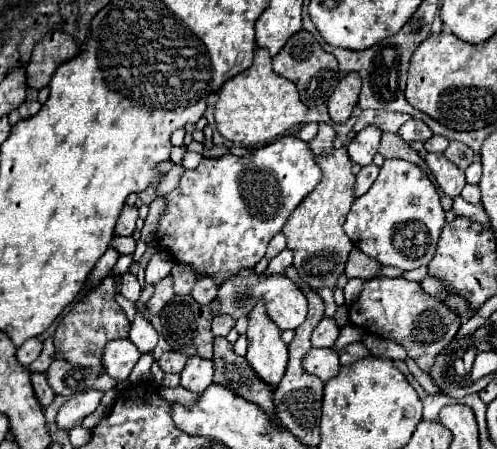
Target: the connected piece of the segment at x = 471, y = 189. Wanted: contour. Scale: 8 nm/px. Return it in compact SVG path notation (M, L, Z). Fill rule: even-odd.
M467 184L467 186L463 188L461 196L463 196L467 202L471 202L471 204L481 204L481 190L479 190L477 184Z

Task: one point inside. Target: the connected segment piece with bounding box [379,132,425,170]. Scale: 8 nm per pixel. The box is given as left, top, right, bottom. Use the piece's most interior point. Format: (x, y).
(391, 146)

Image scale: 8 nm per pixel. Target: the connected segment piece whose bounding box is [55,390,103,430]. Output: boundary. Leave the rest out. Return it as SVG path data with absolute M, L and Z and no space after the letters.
M89 390L89 392L83 392L83 394L69 398L57 412L57 420L55 420L57 428L59 430L71 430L71 428L79 426L85 416L95 412L101 396L103 396L103 392Z

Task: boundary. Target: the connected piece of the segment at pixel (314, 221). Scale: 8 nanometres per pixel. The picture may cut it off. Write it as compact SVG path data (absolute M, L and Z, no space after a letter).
M331 148L317 156L317 164L323 172L319 186L299 204L283 226L287 248L293 250L293 266L297 268L303 282L315 292L321 288L335 290L337 278L345 272L347 256L353 250L351 240L343 232L345 216L355 202L355 174L351 172L351 158L345 148Z

